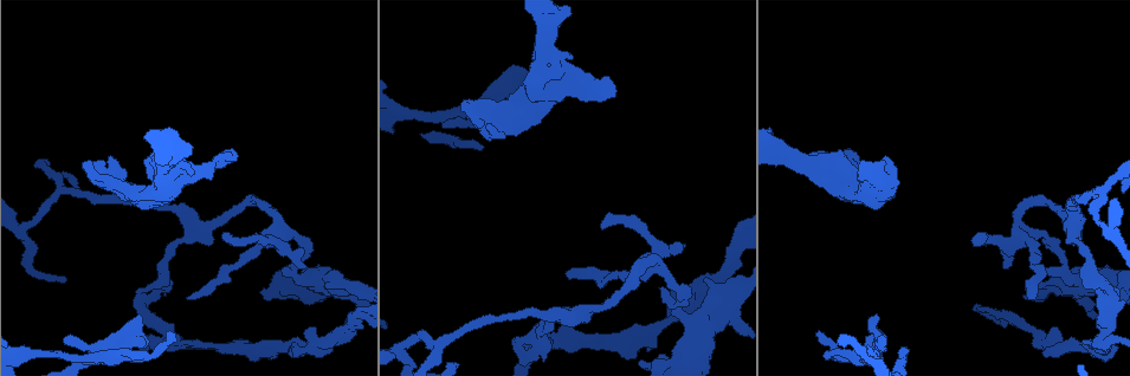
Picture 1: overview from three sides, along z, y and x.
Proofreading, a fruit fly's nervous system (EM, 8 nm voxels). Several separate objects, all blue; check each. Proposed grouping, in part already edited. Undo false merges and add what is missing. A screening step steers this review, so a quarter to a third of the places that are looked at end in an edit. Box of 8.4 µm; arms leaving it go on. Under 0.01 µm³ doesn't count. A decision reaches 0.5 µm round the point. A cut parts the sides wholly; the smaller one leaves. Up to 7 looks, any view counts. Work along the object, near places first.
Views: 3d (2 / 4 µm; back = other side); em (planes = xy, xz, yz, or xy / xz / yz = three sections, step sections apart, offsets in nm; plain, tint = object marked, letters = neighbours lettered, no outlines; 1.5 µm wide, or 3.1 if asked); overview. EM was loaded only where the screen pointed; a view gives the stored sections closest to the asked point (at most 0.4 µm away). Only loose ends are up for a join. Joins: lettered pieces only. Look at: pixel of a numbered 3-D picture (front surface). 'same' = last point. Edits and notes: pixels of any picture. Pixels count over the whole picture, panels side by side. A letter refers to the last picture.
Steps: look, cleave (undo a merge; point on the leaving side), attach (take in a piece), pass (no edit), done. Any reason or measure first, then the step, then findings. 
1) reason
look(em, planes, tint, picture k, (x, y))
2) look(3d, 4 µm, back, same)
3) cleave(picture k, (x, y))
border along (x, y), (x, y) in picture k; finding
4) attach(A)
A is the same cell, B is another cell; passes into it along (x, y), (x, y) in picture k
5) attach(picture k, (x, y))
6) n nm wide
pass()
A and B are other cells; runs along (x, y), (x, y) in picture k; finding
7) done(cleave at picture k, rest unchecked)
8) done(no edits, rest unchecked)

abrupt turn
look(em, yz, step 8, tint, picture 1, (303, 238))

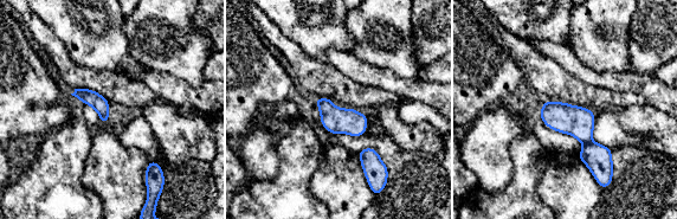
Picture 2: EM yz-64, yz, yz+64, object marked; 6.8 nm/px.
look(em, yz, step 8, letters, same)

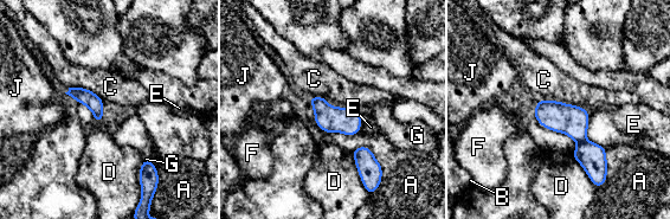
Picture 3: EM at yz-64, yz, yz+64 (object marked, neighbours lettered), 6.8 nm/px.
100 nm wide
cleave(picture 3, (592, 156))
A, B, C, D, E, F, G and J are other cells; border along (585, 139), (579, 143) in picture 3; a second neuron is stuck on

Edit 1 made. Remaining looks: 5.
look(overview)

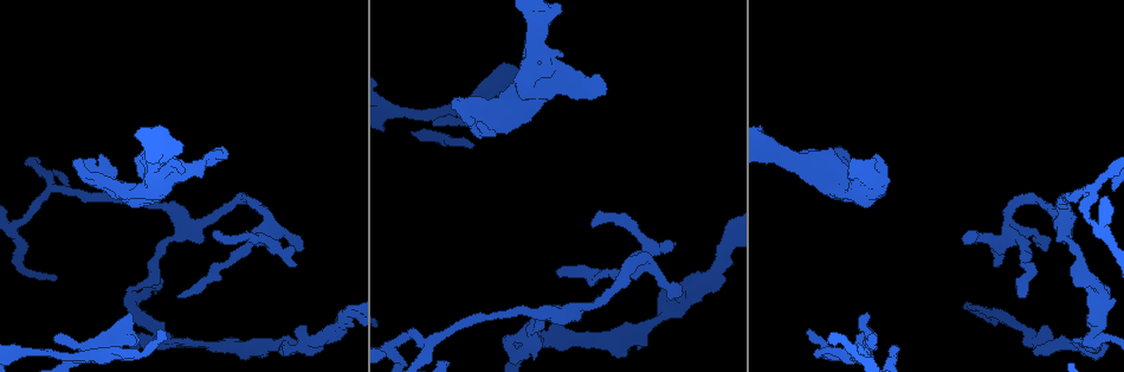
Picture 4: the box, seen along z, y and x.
narrows sharply
look(3d, 4 µm, back, picture 4, (544, 341))

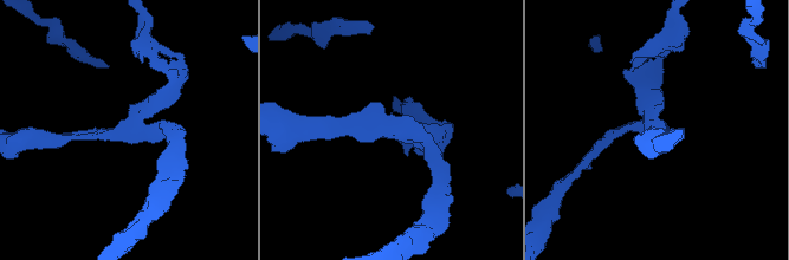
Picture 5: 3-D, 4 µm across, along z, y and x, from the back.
3 arms; arms of 170, 190, 280 nm
look(em, planes, tint, picture 5, (654, 125))

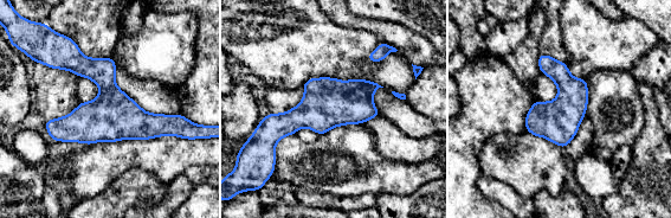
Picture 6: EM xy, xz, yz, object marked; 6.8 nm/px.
look(em, planes, letters, same)

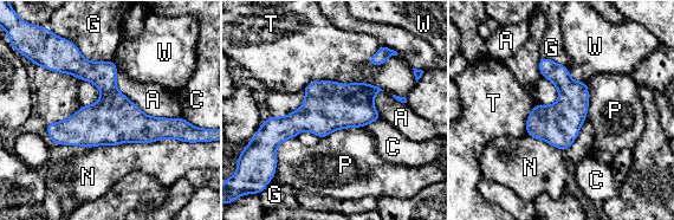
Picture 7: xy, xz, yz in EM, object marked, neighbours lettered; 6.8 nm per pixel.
N touches over 650 nm
pass()
A, C, G, N, P, T and W are other cells; border along (364, 125), (338, 128), (321, 138) in picture 7; all the same neuron

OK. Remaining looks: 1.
done(cleave at picture 3, rest unchecked)

